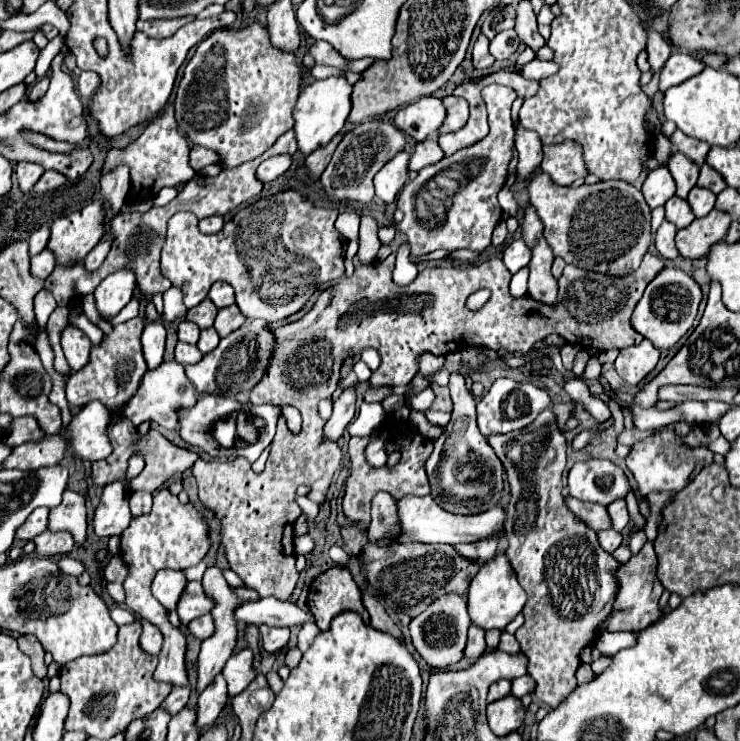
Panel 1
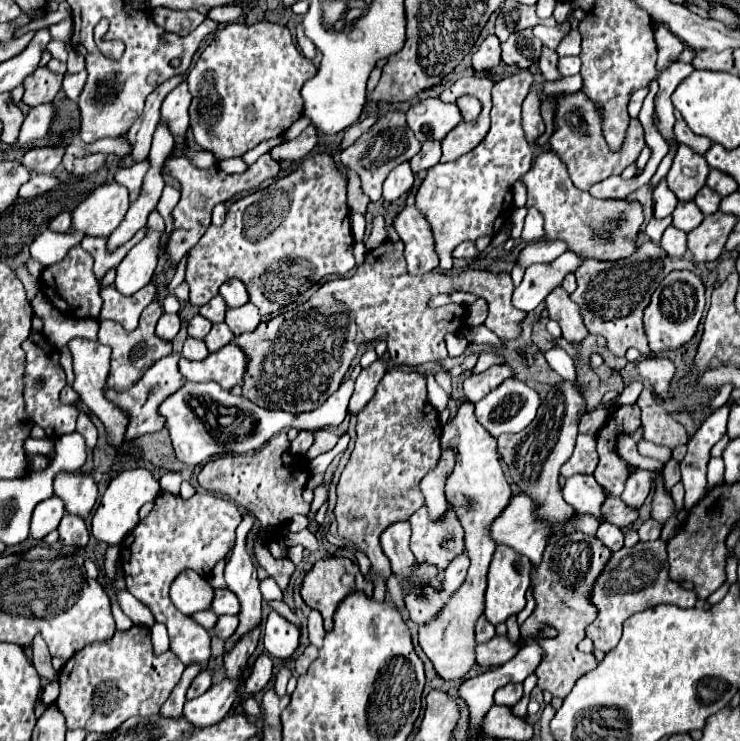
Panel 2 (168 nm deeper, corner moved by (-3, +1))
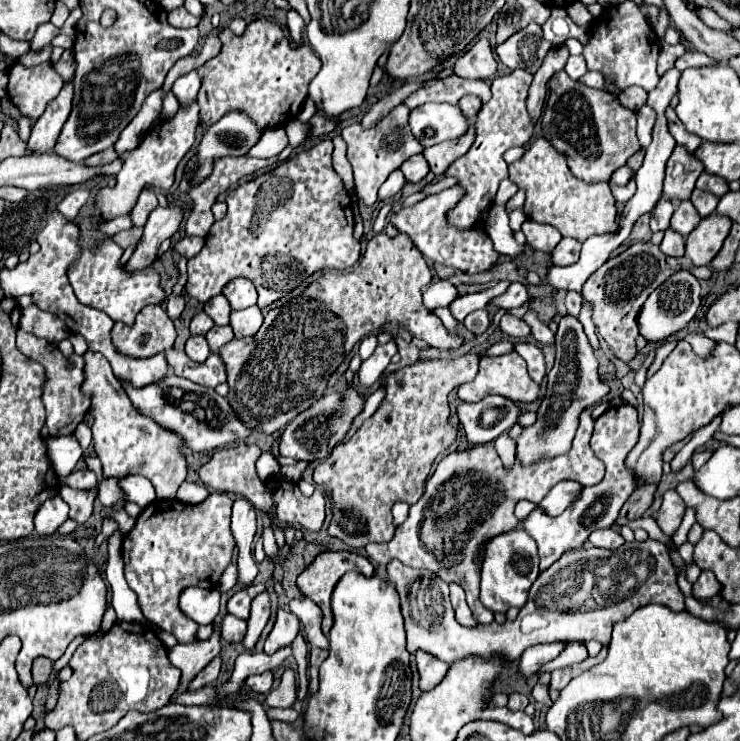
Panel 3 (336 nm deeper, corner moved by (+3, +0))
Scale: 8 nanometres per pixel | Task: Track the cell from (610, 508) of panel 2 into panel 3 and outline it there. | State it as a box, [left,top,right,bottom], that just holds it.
[621,484,657,520]

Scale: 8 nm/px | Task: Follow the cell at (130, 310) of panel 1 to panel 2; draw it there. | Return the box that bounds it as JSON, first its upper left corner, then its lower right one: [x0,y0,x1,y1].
[99,283,155,331]

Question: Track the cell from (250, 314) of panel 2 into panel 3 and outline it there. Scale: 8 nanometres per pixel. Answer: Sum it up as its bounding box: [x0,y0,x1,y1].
[231,306,263,338]

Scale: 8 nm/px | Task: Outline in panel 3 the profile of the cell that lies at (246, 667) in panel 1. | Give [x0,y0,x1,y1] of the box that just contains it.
[247,672,273,694]

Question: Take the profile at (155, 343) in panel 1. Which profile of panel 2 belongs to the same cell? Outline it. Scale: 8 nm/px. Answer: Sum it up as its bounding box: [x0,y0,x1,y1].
[155,313,181,343]

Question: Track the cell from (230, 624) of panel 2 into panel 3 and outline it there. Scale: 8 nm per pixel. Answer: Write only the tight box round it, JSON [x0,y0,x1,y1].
[221,614,247,642]

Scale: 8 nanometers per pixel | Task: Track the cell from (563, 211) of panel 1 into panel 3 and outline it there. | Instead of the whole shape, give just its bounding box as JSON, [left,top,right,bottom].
[509,138,617,242]

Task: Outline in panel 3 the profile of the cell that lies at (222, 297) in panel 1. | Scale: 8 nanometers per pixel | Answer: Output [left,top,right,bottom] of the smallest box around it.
[223,278,257,310]

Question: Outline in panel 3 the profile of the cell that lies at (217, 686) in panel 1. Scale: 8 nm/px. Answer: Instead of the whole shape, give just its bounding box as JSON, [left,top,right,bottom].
[243,592,271,650]

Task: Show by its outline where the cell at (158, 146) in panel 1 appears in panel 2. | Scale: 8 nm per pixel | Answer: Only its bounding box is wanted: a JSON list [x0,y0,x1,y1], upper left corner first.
[159,85,191,137]

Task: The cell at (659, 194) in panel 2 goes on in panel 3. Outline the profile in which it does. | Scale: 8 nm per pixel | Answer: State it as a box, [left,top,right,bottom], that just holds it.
[651,198,673,232]

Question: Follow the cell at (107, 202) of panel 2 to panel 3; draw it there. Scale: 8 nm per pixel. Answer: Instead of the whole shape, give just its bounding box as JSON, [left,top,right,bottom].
[97,102,199,220]

